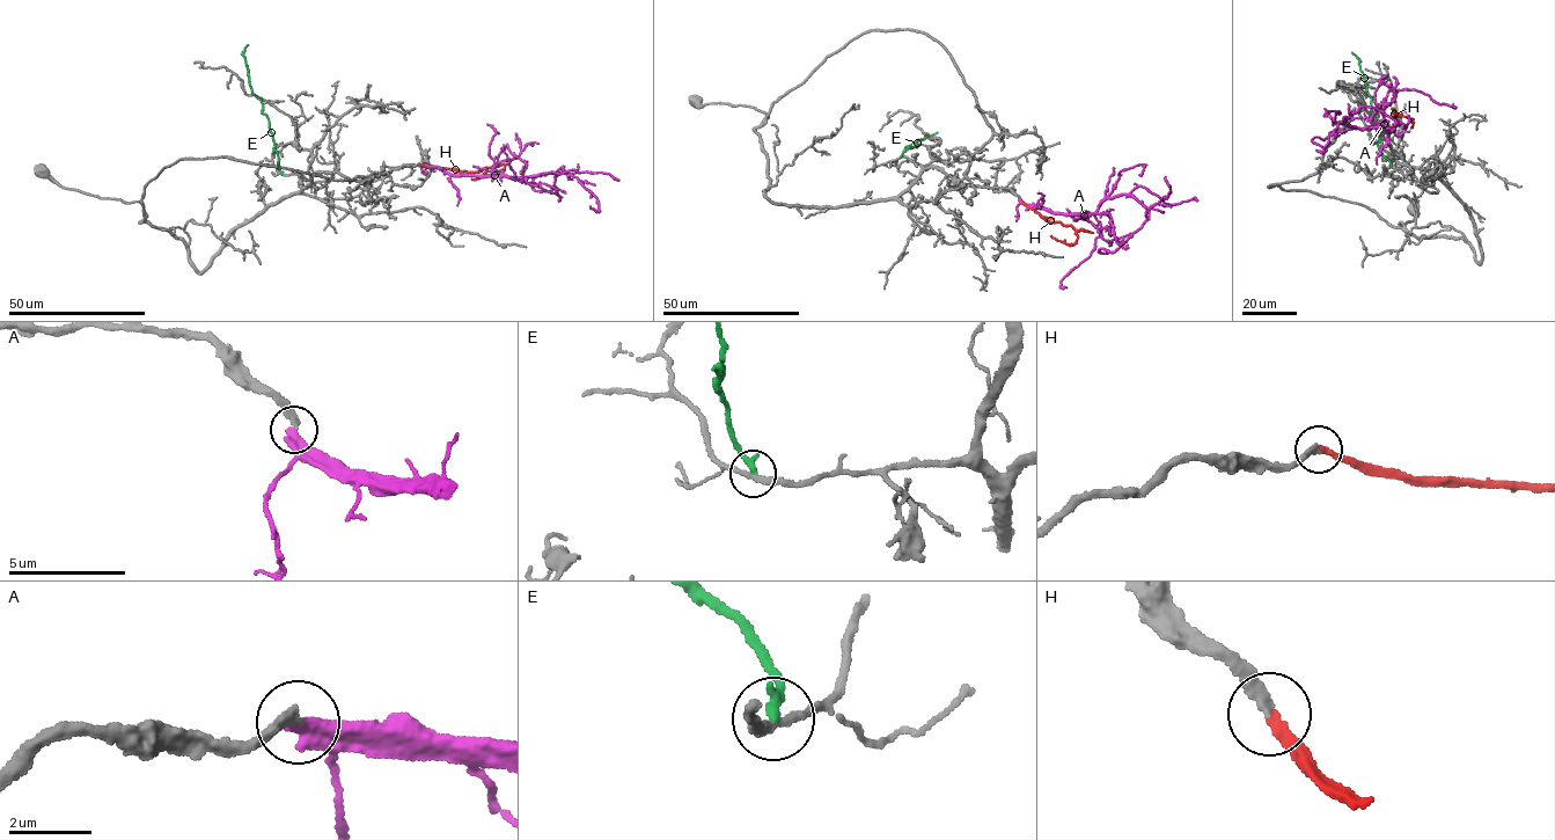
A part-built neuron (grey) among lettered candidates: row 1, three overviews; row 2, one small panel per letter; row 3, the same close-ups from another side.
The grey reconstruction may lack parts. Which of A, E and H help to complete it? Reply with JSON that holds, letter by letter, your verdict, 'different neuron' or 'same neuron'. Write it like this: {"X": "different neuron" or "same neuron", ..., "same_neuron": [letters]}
{"A": "different neuron", "E": "different neuron", "H": "same neuron", "same_neuron": ["H"]}

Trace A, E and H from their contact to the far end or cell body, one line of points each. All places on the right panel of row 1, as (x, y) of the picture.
A: (1388, 129), (1343, 123), (1369, 107), (1405, 128), (1408, 116), (1405, 110)
E: (1391, 166), (1378, 146), (1372, 100), (1358, 59), (1351, 52)
H: (1387, 128), (1398, 125), (1394, 118), (1398, 115), (1413, 119), (1412, 128)

